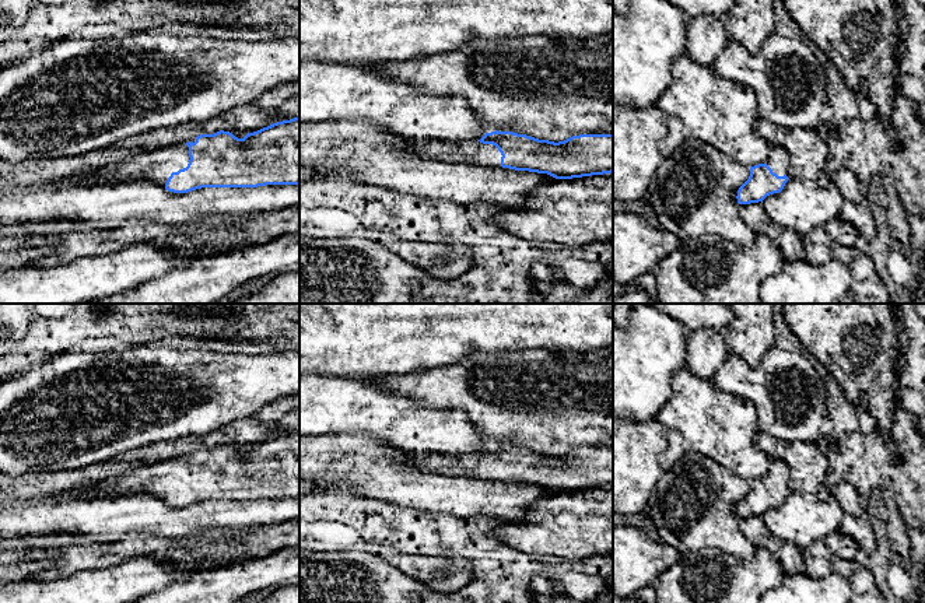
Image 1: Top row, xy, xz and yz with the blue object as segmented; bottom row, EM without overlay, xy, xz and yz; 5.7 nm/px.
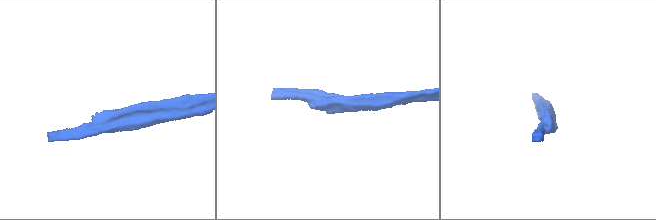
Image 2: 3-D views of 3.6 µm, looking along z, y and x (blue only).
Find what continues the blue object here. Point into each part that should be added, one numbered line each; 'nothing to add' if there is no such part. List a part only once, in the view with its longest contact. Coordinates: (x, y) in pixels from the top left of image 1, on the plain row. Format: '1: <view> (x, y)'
1: xy (157, 479)

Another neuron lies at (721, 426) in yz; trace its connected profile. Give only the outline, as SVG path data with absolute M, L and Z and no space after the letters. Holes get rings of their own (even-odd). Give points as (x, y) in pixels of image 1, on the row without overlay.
M686 367L672 376L672 388L673 396L656 418L683 437L687 452L701 453L747 481L765 477L771 459L756 448L758 418L750 402L719 390Z

